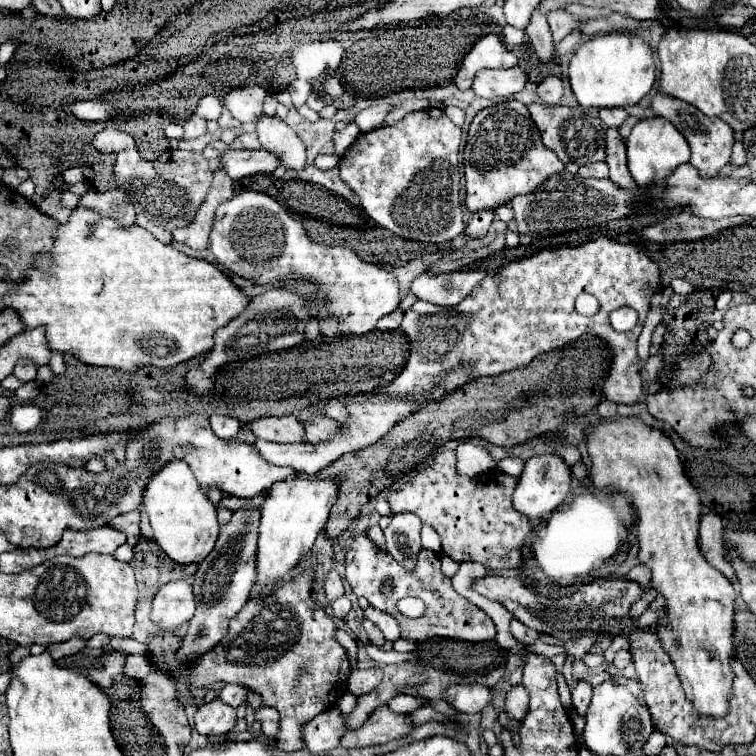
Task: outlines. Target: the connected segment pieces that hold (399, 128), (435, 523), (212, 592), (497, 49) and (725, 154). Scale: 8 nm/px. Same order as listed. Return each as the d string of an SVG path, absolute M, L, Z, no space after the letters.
M441 109L407 113L399 123L361 133L339 161L339 177L357 193L365 213L381 227L415 241L449 241L463 233L463 207L459 201L459 148L461 127Z
M445 451L435 457L435 465L417 473L411 481L387 495L391 505L389 516L381 517L379 527L389 526L391 517L401 511L409 511L431 525L443 541L443 553L451 559L479 561L487 569L517 569L521 565L521 547L531 531L527 517L521 517L511 505L511 493L517 485L515 477L509 477L497 469L477 477L461 477L455 471L455 451Z
M243 507L233 513L231 521L221 529L215 549L201 561L197 573L193 575L193 593L197 611L195 617L189 621L189 629L183 637L181 647L177 649L179 667L171 673L171 679L177 687L177 701L179 705L203 703L203 699L195 699L191 695L191 685L187 685L187 673L193 669L193 659L199 659L203 653L215 649L215 645L227 635L229 621L239 613L239 609L247 603L251 587L255 583L255 543L257 543L257 527L259 527L261 509L257 507Z
M485 35L475 43L475 47L467 53L467 57L463 57L463 63L461 63L453 83L459 89L469 89L469 79L473 79L473 75L479 69L485 69L485 67L507 69L507 67L515 67L515 65L517 65L517 57L509 49L505 49L501 37Z
M659 91L651 99L651 109L655 111L657 117L671 121L677 129L683 129L683 125L685 125L685 139L691 147L689 163L699 171L701 177L715 177L721 171L721 167L725 167L729 163L731 147L733 147L733 129L723 119L709 119L693 105L667 97L665 93L659 93Z

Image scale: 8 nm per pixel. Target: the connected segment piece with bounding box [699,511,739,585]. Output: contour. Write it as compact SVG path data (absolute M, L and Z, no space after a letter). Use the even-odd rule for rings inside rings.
M709 511L703 513L701 517L701 531L699 531L699 545L701 551L707 555L709 561L713 561L713 565L725 573L725 577L735 585L739 579L733 571L731 565L725 563L723 559L723 541L721 541L721 529L723 529L723 517Z

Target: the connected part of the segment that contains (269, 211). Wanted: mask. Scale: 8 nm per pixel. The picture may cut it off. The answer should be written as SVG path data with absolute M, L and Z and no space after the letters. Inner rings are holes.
M241 191L233 195L229 201L225 201L223 205L219 205L211 227L209 251L229 271L253 283L279 283L281 279L313 279L321 287L319 295L329 301L327 309L319 313L321 333L327 337L349 335L349 333L357 333L357 335L369 333L375 329L381 317L395 311L399 305L399 283L391 273L387 273L377 265L361 261L351 249L313 243L297 219L293 219L275 199L259 191Z

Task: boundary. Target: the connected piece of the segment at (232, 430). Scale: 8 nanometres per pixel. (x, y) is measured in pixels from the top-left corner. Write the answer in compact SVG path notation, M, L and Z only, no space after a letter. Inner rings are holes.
M225 415L211 417L211 429L221 439L233 439L239 433L239 425L241 423L235 417L225 417Z

